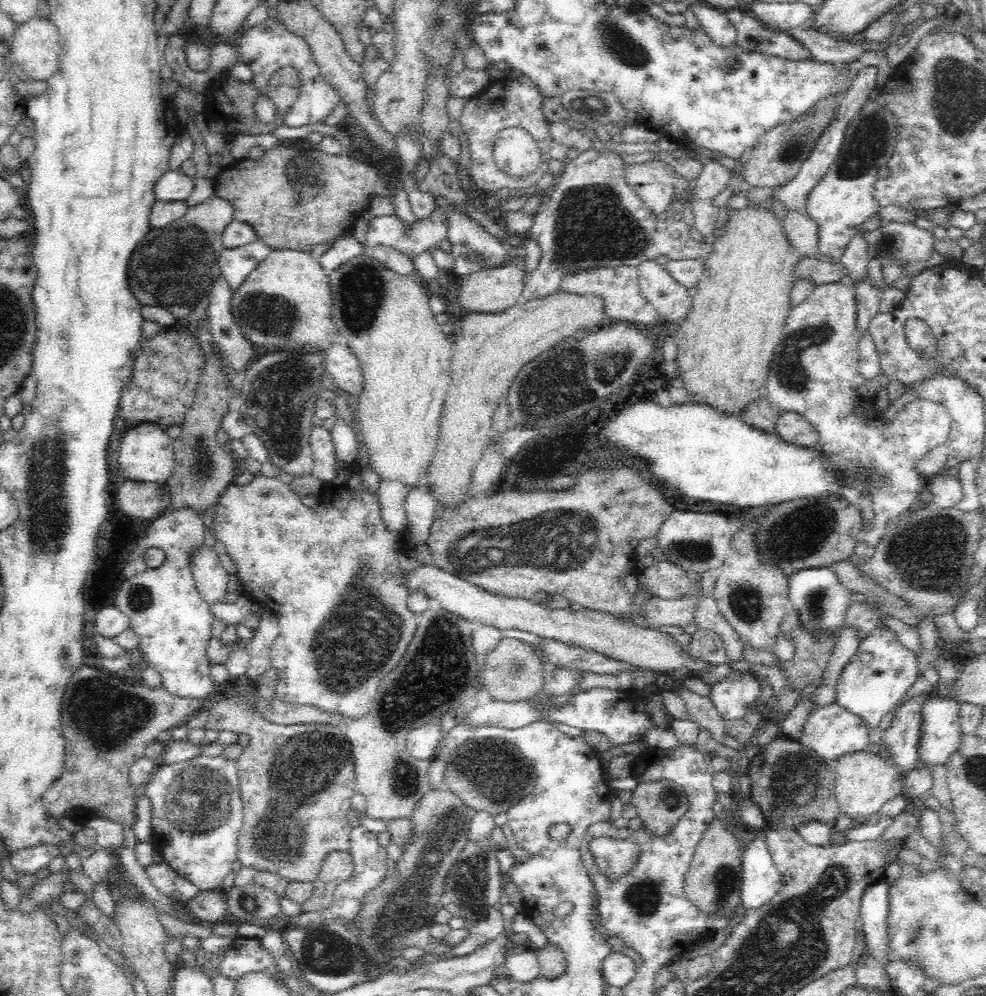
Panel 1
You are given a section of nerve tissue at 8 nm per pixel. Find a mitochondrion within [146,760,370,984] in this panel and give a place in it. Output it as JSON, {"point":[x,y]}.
{"point":[325,951]}

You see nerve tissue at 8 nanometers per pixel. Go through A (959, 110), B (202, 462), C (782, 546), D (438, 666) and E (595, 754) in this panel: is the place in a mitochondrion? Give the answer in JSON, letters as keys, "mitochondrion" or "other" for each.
{"A":"mitochondrion","B":"mitochondrion","C":"mitochondrion","D":"mitochondrion","E":"other"}

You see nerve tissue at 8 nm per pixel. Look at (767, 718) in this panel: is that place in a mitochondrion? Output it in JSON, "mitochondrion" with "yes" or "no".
{"mitochondrion":"no"}

